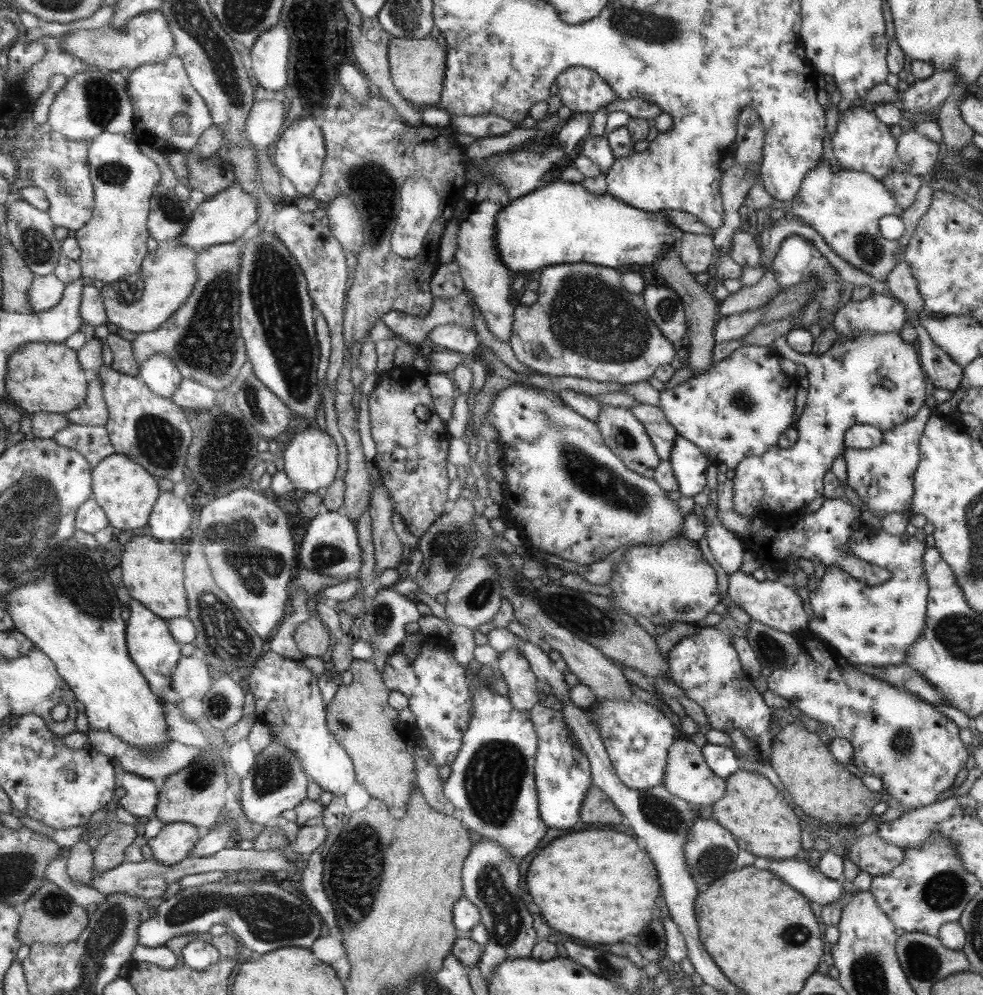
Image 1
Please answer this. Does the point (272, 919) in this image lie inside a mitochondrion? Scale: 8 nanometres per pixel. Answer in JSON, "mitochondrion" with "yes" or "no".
{"mitochondrion":"yes"}

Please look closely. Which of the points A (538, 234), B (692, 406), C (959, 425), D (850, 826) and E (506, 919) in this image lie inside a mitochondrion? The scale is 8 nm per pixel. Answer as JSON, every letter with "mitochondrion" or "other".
{"A":"other","B":"other","C":"other","D":"other","E":"mitochondrion"}

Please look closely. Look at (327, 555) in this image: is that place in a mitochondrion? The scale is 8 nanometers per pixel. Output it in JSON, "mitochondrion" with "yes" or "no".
{"mitochondrion":"yes"}

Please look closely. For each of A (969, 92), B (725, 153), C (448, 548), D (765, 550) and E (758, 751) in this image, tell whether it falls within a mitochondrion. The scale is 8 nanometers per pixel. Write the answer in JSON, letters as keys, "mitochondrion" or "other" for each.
{"A":"other","B":"other","C":"mitochondrion","D":"other","E":"other"}

